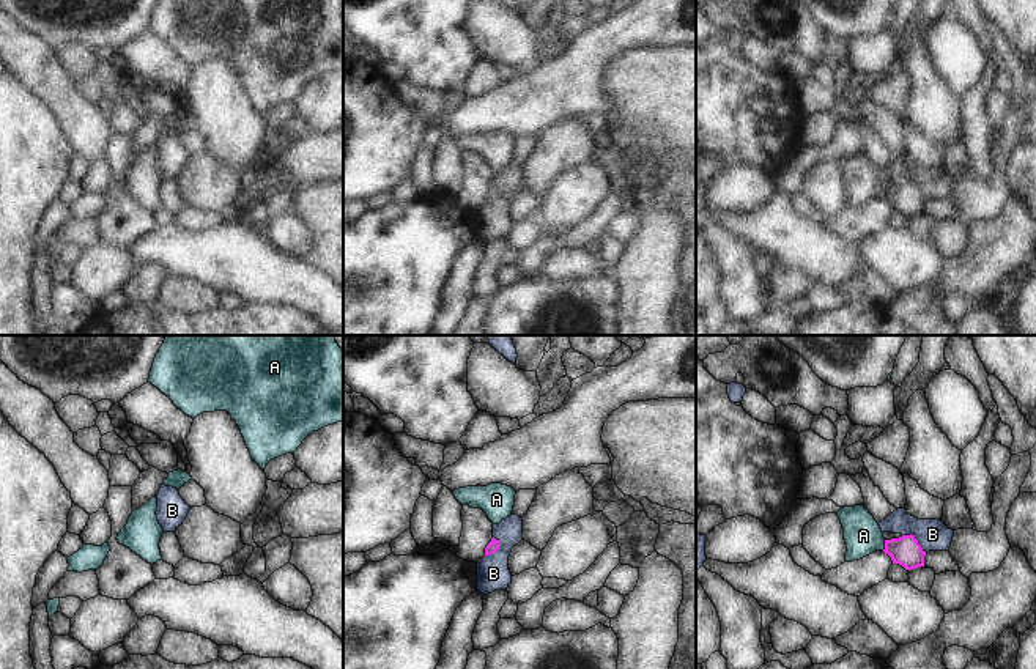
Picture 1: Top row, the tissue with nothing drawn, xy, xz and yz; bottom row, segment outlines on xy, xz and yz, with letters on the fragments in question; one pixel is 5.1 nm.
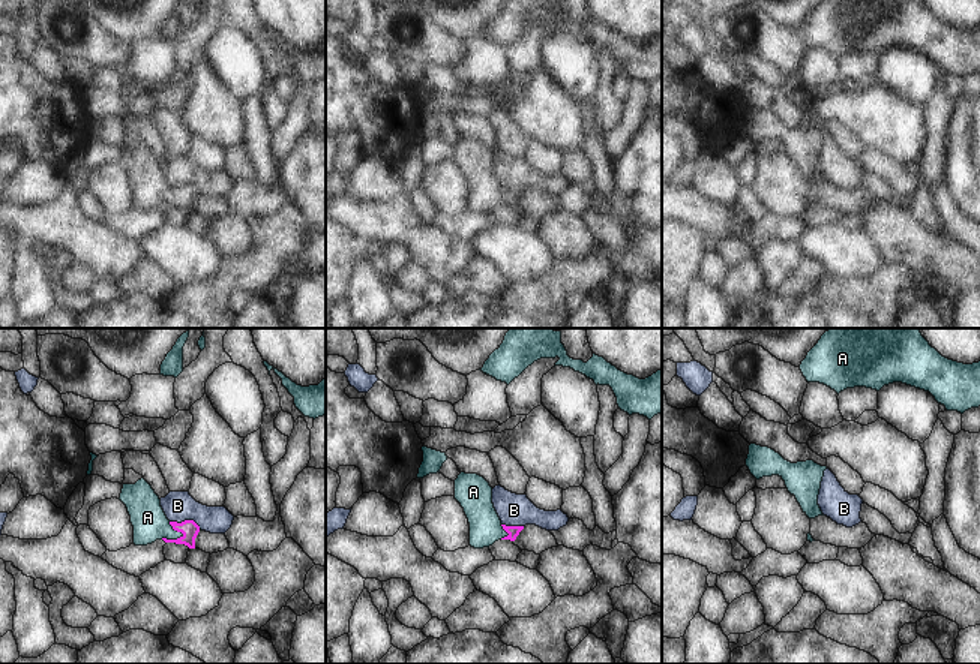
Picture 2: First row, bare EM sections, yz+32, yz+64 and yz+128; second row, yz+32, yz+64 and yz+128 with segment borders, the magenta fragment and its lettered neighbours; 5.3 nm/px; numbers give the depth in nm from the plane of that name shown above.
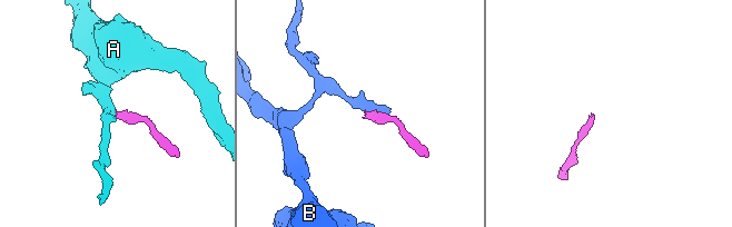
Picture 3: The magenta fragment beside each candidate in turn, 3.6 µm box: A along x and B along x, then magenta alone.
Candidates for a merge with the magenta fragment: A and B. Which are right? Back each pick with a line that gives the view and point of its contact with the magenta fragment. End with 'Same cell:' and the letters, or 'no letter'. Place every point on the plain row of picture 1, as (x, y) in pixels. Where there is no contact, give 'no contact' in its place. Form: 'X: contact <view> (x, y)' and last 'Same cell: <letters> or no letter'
A: contact yz (885, 194)
Same cell: A

